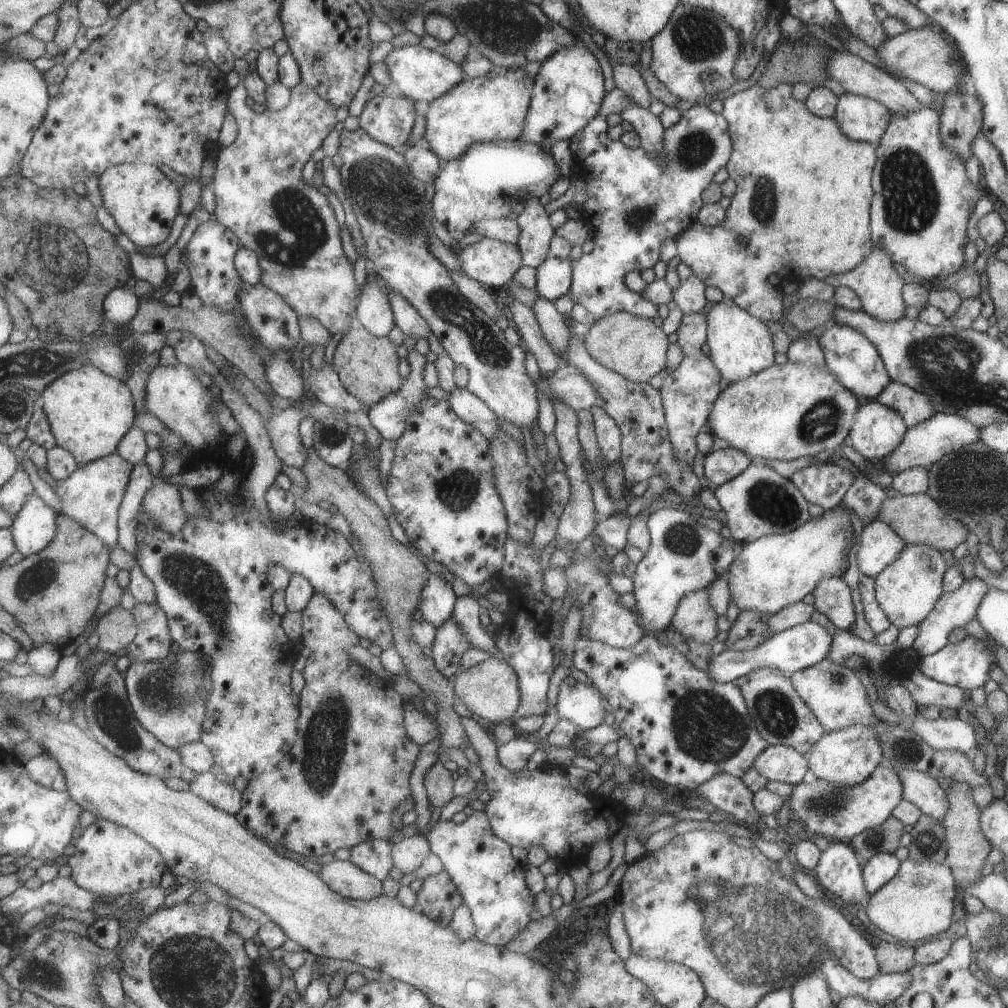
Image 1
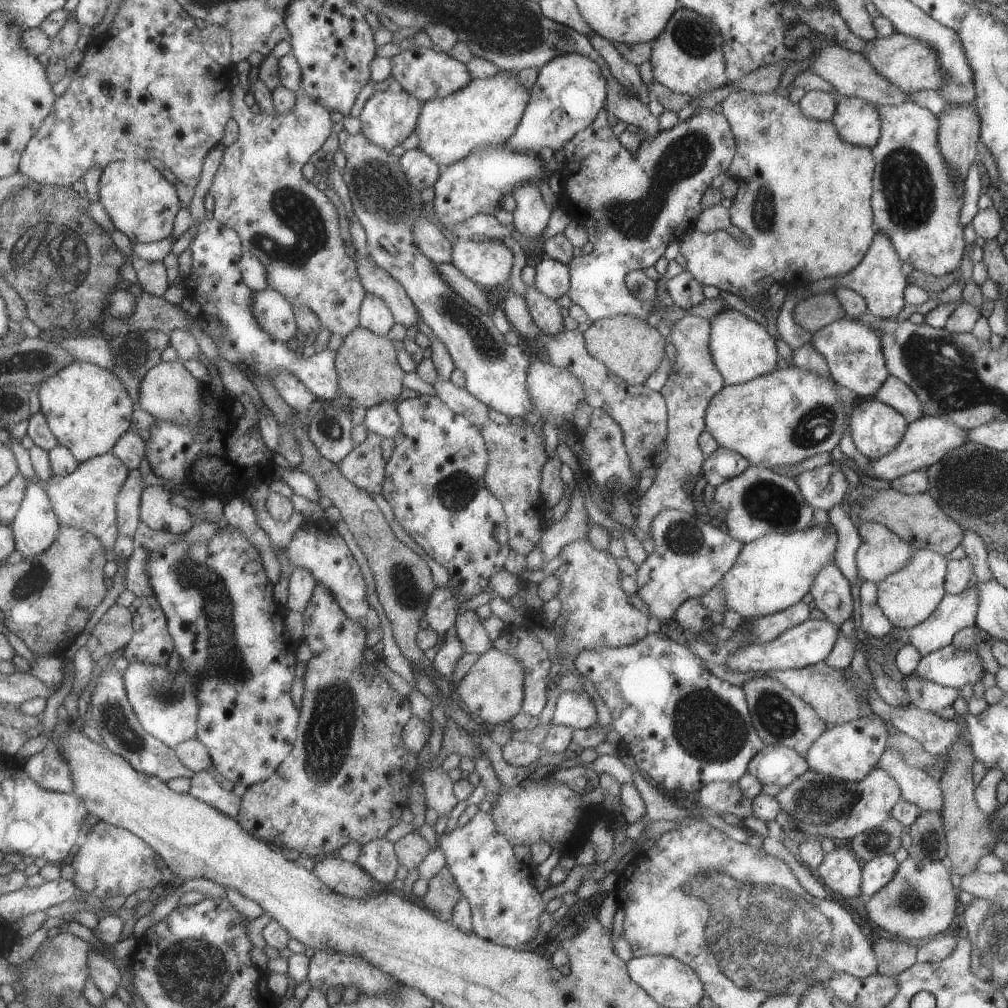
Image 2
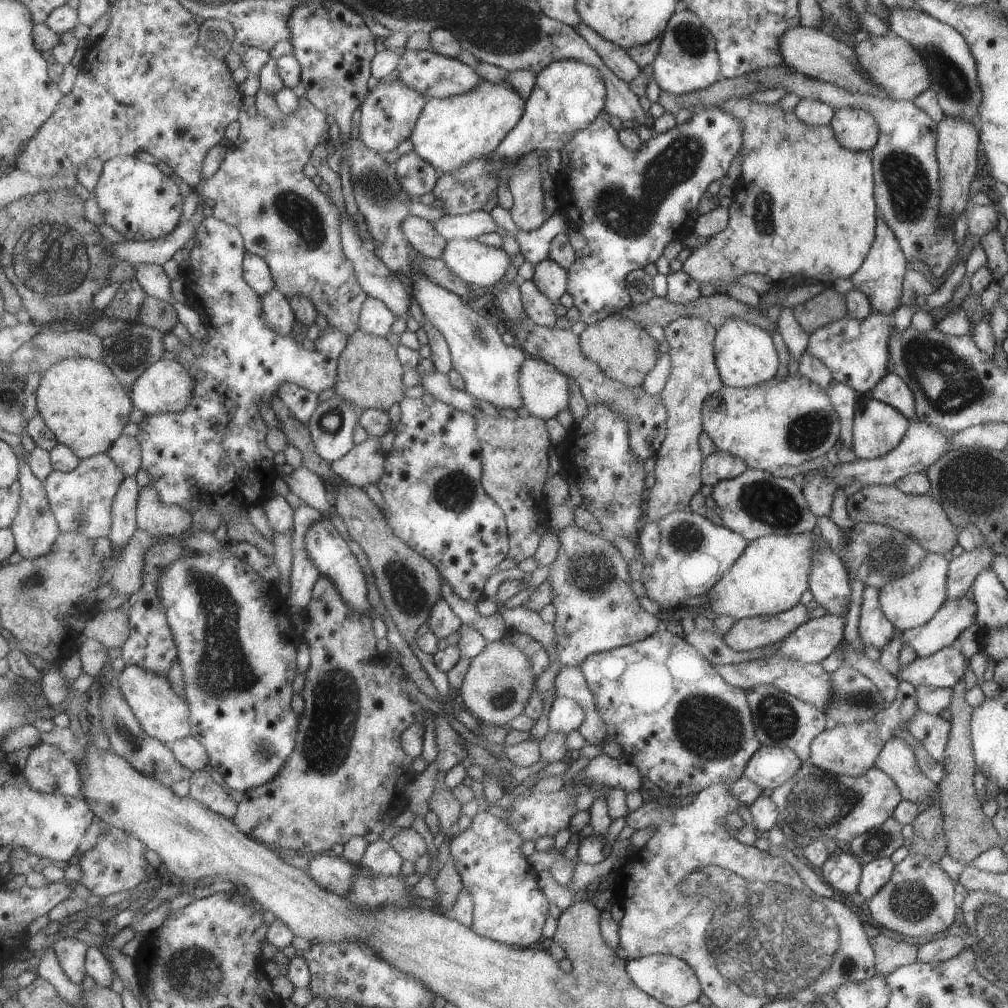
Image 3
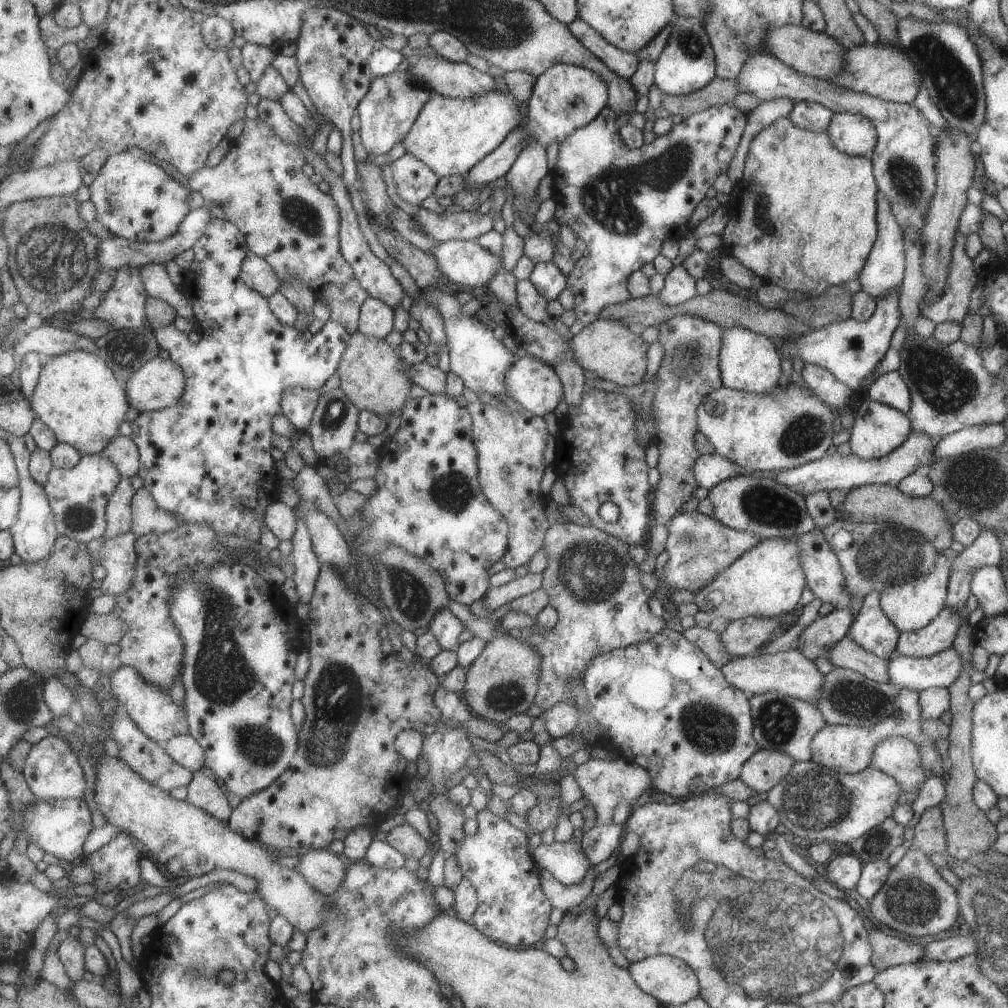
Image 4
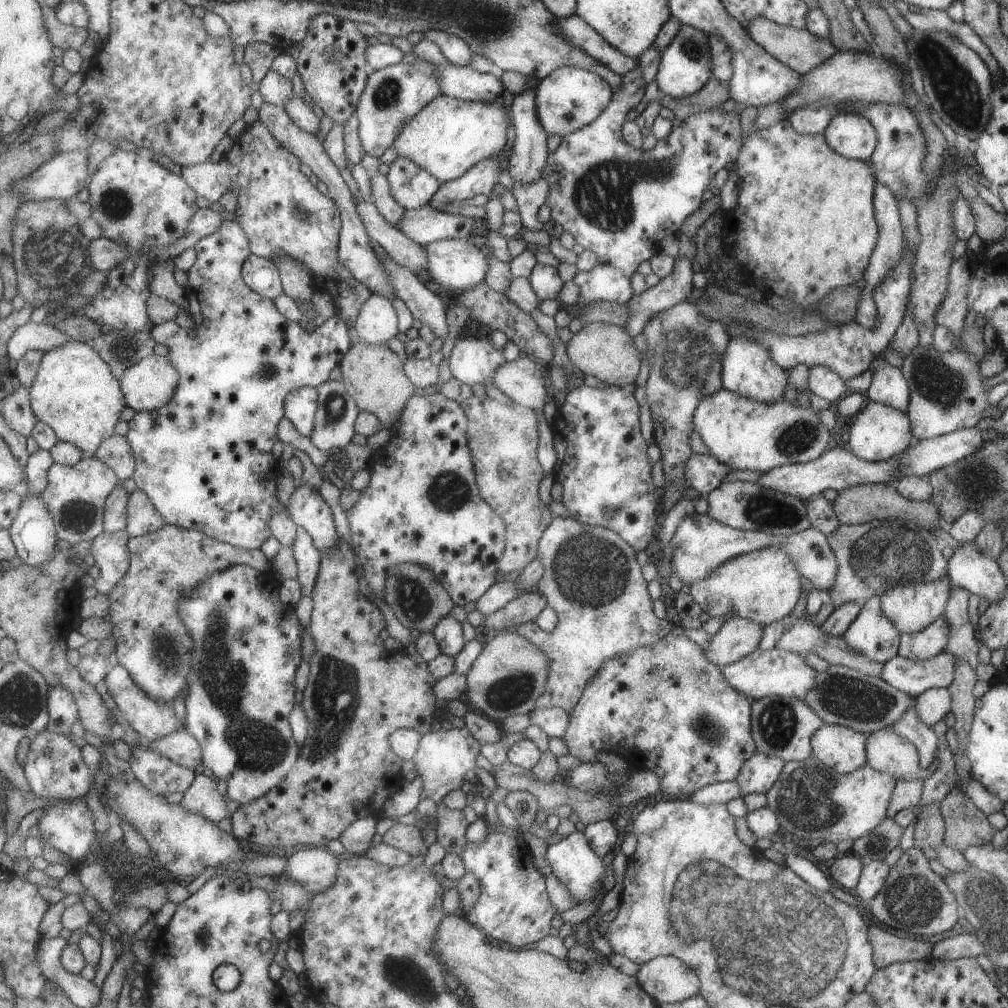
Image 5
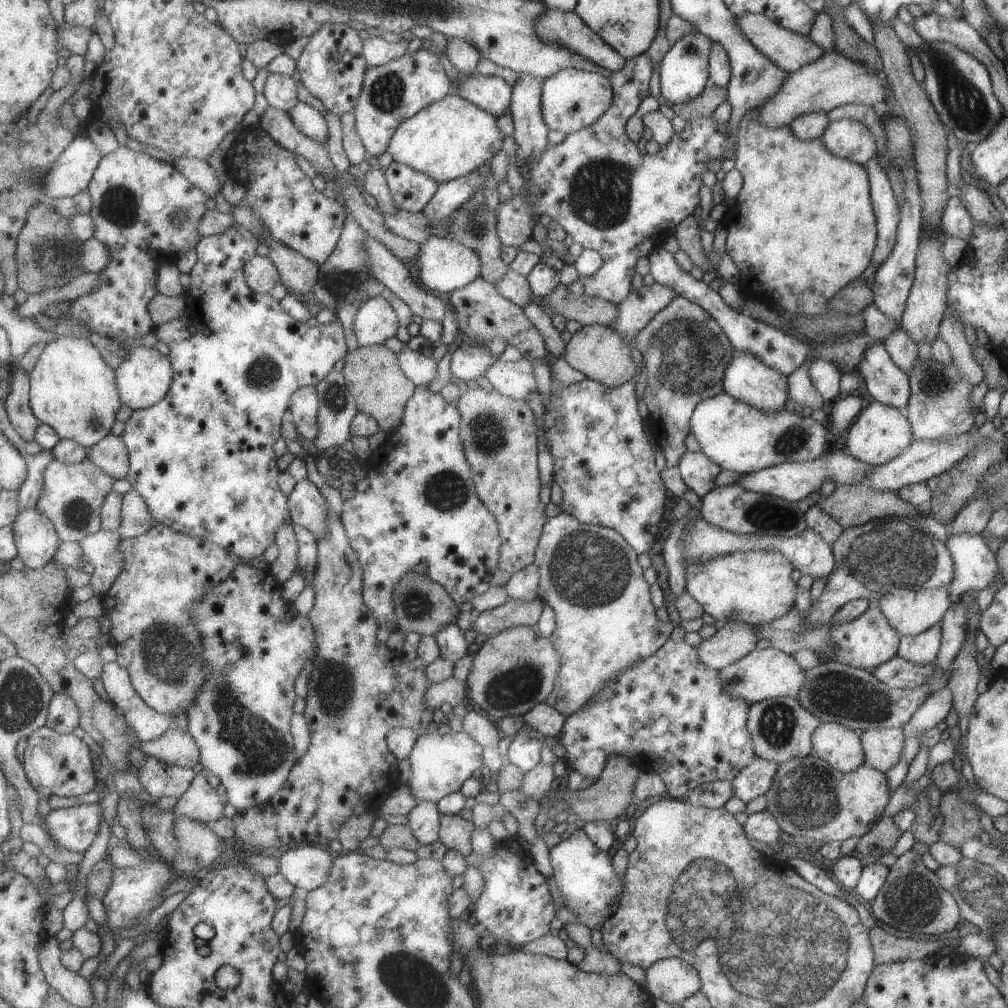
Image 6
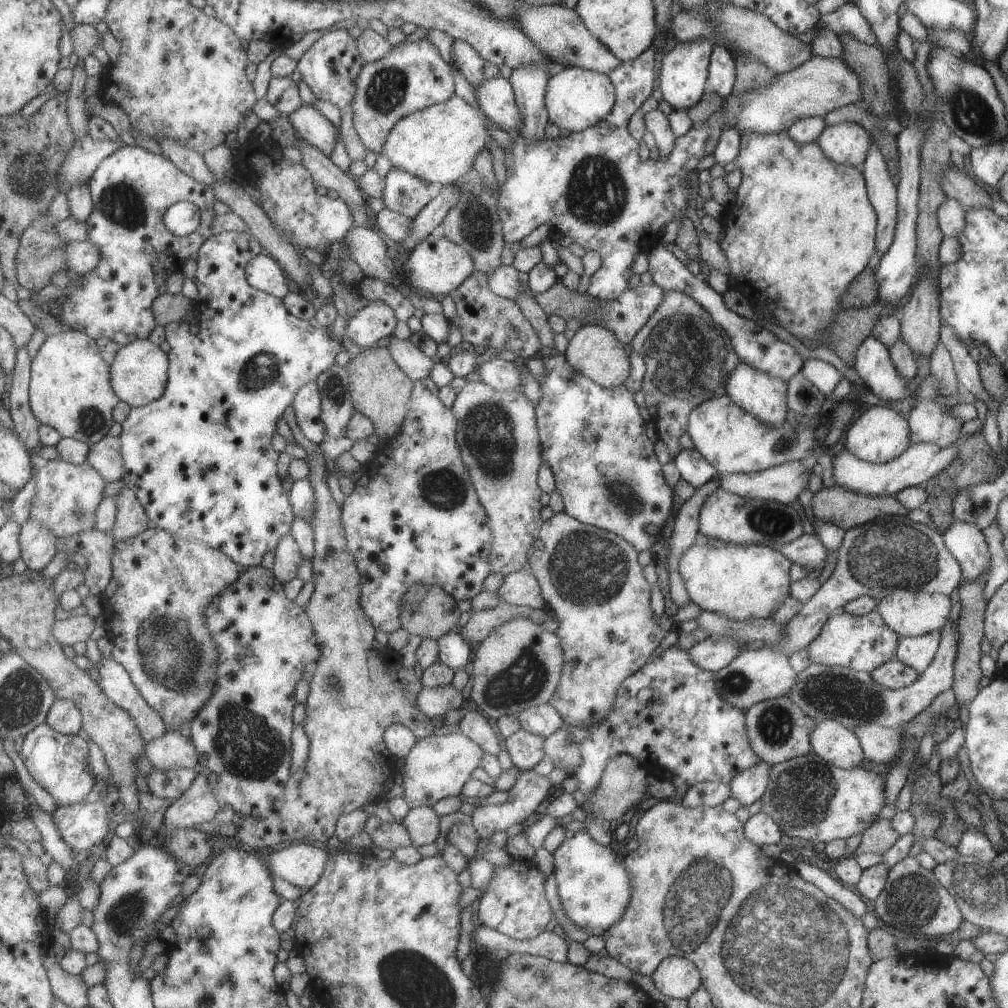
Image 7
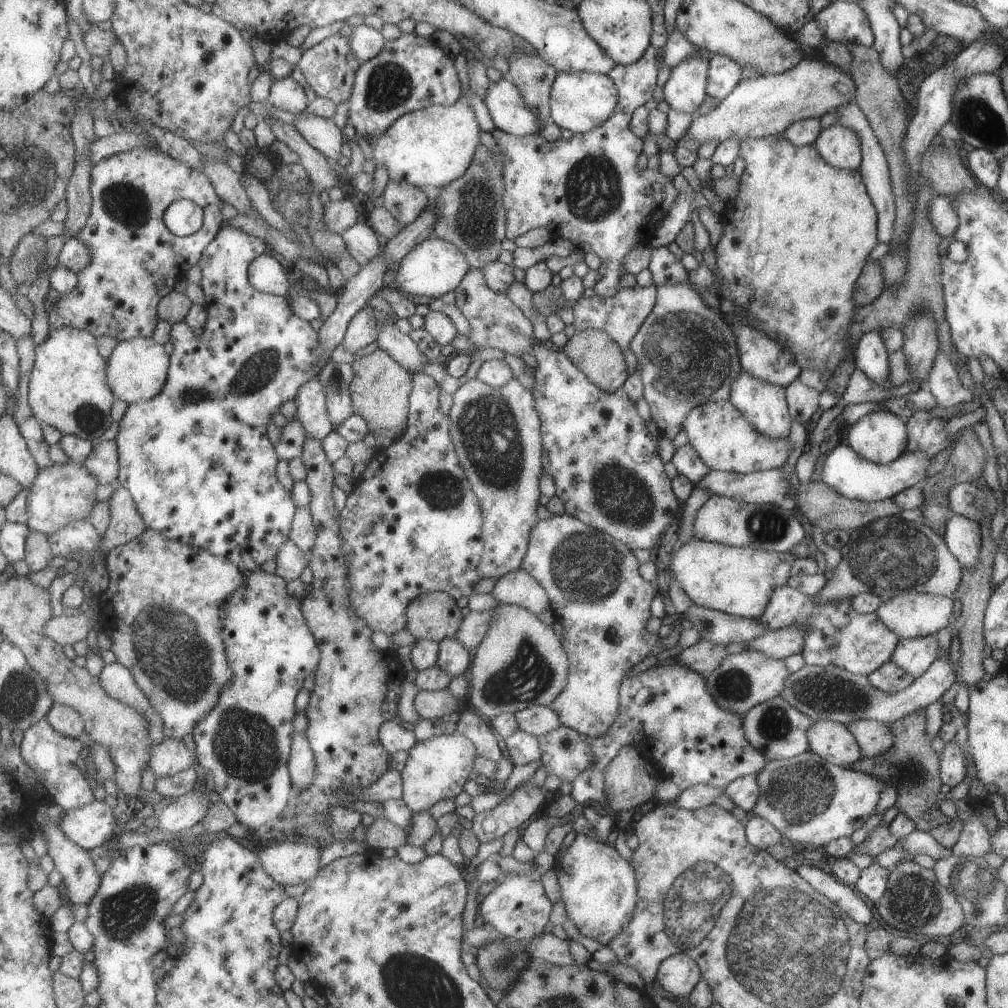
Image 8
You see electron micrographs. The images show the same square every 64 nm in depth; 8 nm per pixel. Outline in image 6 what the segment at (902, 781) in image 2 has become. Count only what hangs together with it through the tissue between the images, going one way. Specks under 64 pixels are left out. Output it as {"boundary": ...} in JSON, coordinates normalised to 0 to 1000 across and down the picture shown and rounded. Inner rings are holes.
{"boundary":[[[894,721],[862,723],[854,726],[852,732],[857,746],[856,758],[878,768],[893,755],[897,737]]]}

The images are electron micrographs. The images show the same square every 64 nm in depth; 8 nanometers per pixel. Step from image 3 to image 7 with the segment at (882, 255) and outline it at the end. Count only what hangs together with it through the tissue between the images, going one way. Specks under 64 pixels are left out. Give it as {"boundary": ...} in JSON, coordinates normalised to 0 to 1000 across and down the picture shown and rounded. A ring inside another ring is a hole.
{"boundary":[[[864,134],[858,159],[852,164],[859,183],[859,191],[869,212],[869,249],[880,250],[889,223],[889,185],[886,184],[878,161],[868,146]]]}

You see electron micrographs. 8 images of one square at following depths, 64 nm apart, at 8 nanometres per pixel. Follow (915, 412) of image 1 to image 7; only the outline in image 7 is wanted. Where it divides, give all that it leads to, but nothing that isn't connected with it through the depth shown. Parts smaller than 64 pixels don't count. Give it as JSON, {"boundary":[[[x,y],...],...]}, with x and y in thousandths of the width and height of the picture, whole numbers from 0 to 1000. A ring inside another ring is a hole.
{"boundary":[[[864,333],[858,334],[848,346],[845,365],[873,398],[894,399],[904,392],[900,388],[902,378],[891,372],[881,345]]]}

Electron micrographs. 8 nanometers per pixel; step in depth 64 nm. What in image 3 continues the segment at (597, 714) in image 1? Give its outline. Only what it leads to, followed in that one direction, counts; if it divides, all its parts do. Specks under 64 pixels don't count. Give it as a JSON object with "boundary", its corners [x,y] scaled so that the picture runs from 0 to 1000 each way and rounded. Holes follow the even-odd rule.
{"boundary":[[[553,690],[545,706],[545,723],[564,728],[572,725],[578,716],[578,704],[572,693],[563,690]]]}

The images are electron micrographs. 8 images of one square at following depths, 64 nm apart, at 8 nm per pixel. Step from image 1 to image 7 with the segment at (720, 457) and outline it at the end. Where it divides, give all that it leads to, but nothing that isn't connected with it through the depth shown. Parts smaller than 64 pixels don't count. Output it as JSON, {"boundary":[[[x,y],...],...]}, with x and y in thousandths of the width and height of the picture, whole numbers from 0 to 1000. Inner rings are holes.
{"boundary":[[[689,444],[676,445],[667,458],[669,458],[675,474],[685,480],[688,486],[705,476],[711,468],[711,465],[705,462]]]}

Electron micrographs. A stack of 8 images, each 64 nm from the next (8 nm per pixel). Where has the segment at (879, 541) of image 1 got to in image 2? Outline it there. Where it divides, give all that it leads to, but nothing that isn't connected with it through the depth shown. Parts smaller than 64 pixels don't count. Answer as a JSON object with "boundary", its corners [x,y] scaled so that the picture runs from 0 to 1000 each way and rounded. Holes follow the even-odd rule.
{"boundary":[[[857,518],[850,526],[854,540],[848,547],[847,557],[854,575],[869,579],[903,553],[905,542],[875,520]]]}

